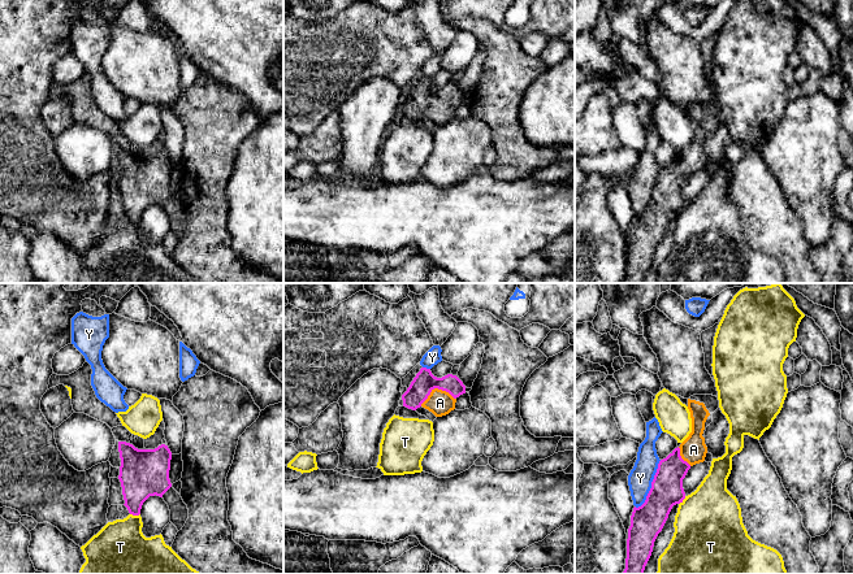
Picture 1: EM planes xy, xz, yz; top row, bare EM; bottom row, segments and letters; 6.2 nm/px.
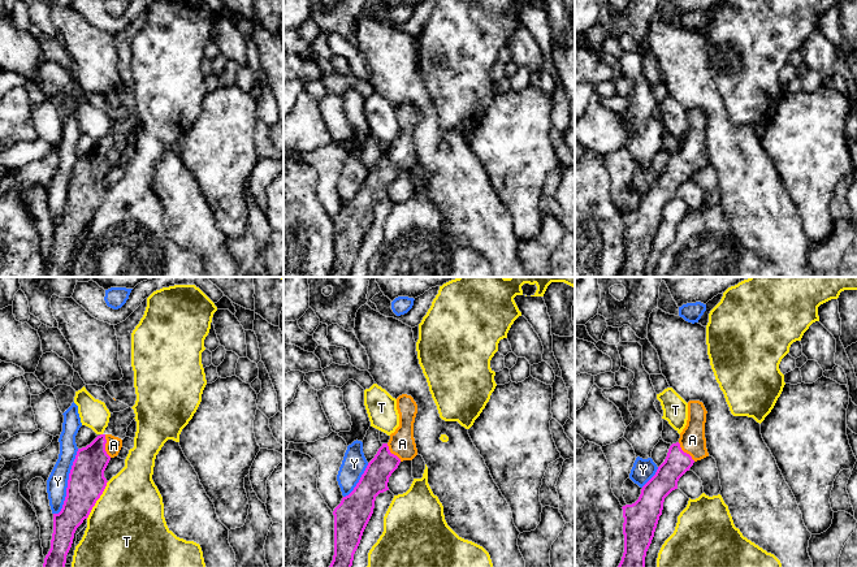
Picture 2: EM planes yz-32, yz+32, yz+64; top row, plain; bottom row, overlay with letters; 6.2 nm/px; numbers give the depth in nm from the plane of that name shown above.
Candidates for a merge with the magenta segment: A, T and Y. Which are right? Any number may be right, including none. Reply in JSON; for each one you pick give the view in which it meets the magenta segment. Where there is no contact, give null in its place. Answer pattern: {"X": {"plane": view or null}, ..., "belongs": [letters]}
{"A": {"plane": "xz"}, "belongs": ["A"]}

